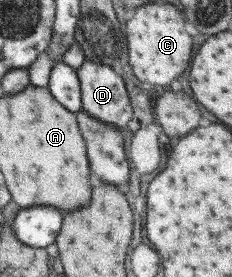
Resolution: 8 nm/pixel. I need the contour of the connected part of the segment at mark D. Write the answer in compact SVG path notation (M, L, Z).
M84 60L76 71L81 88L82 109L95 119L114 125L121 132L124 132L127 121L131 119L132 111L121 77L111 70L110 64L93 60Z

